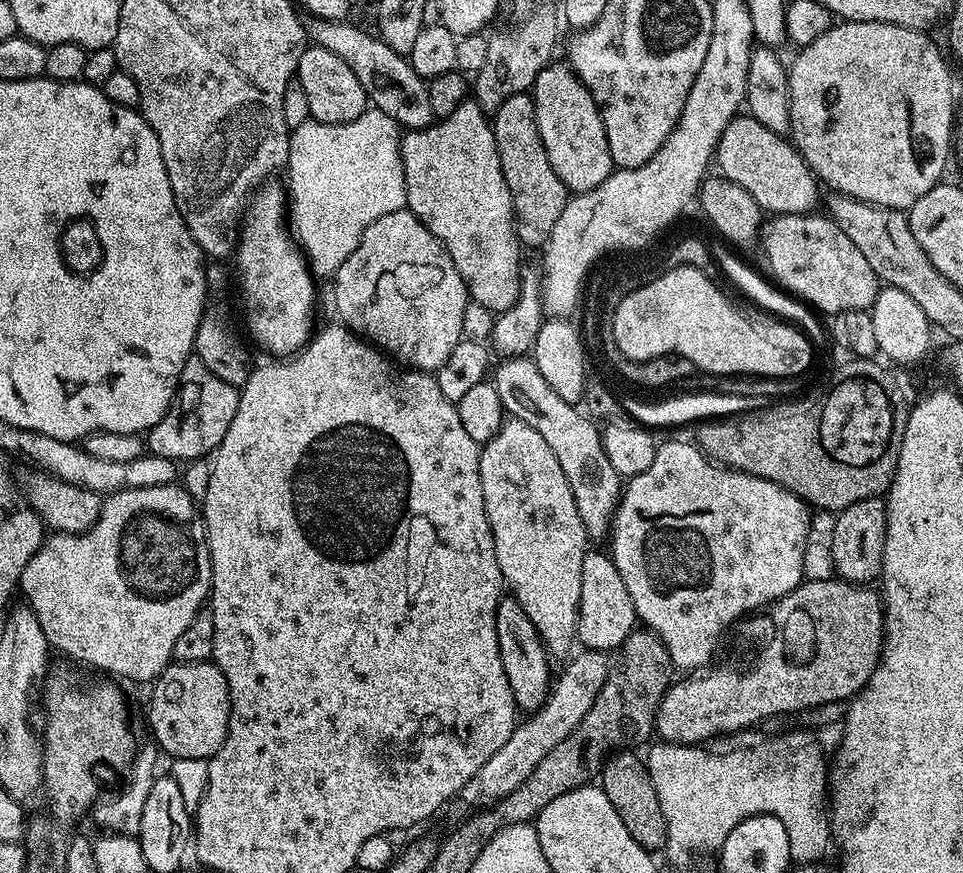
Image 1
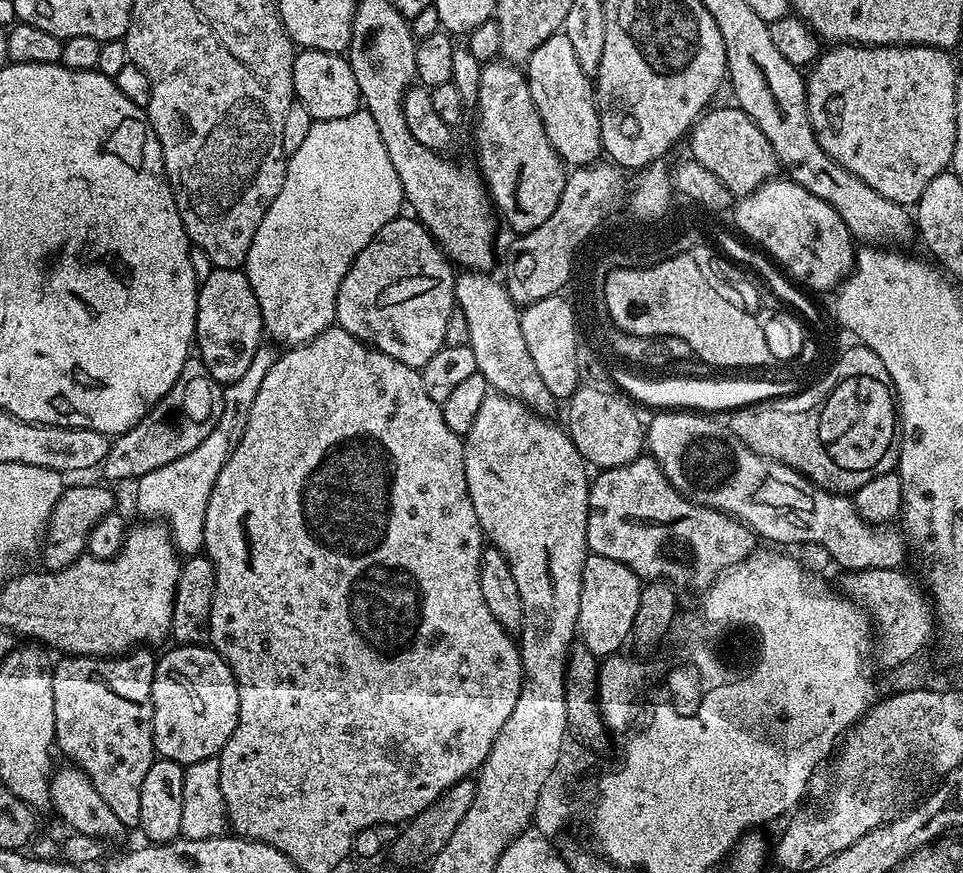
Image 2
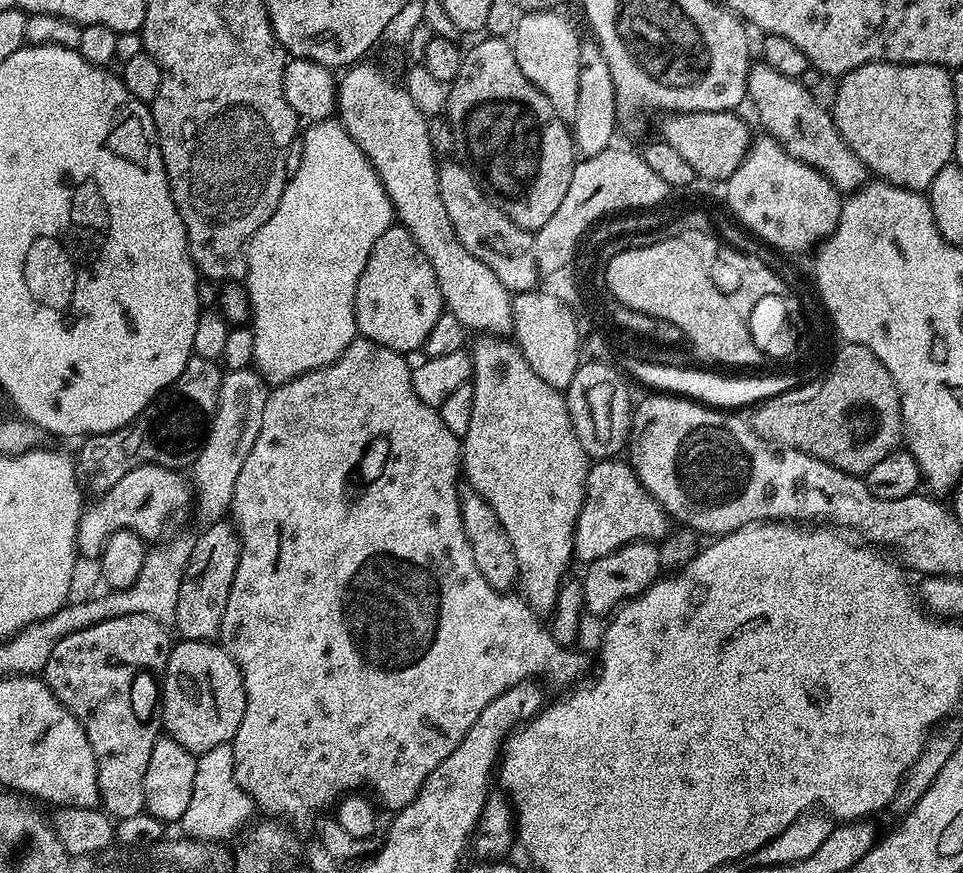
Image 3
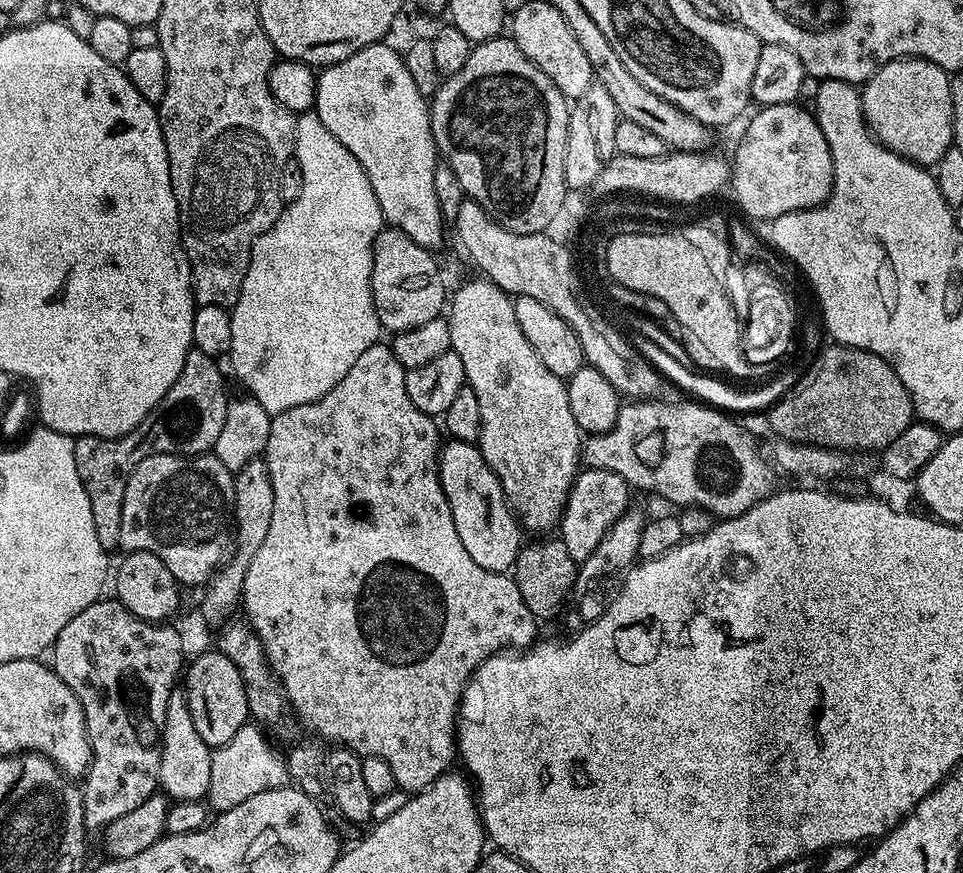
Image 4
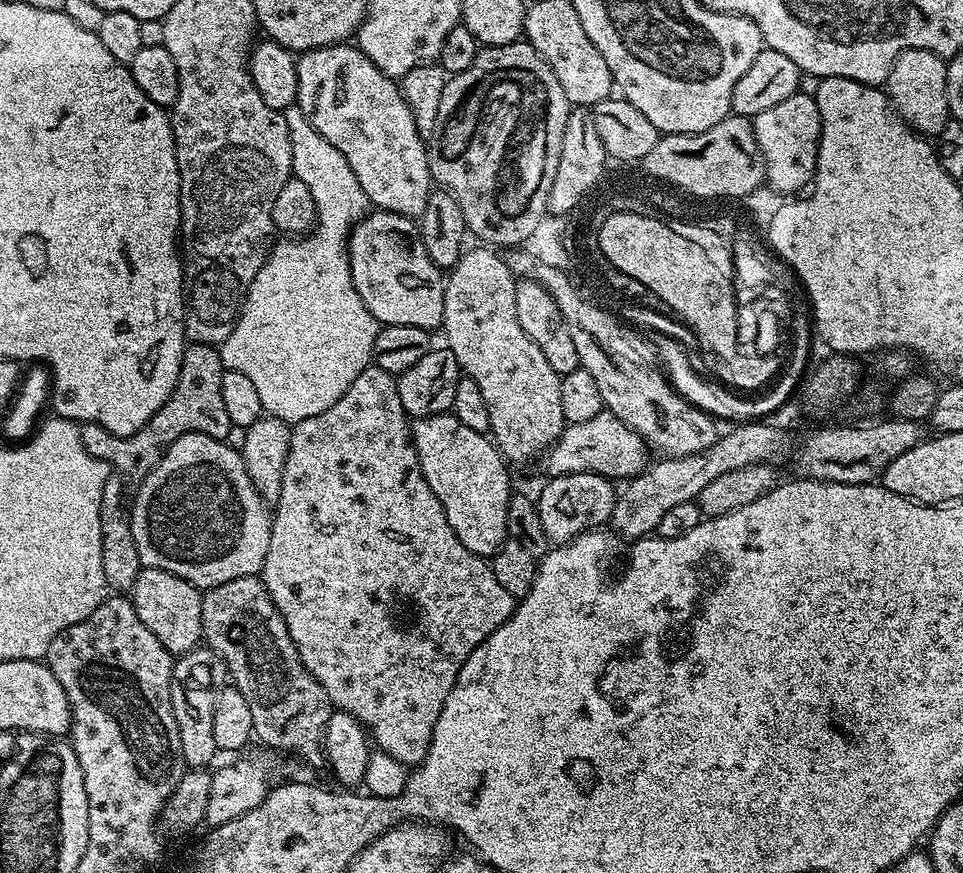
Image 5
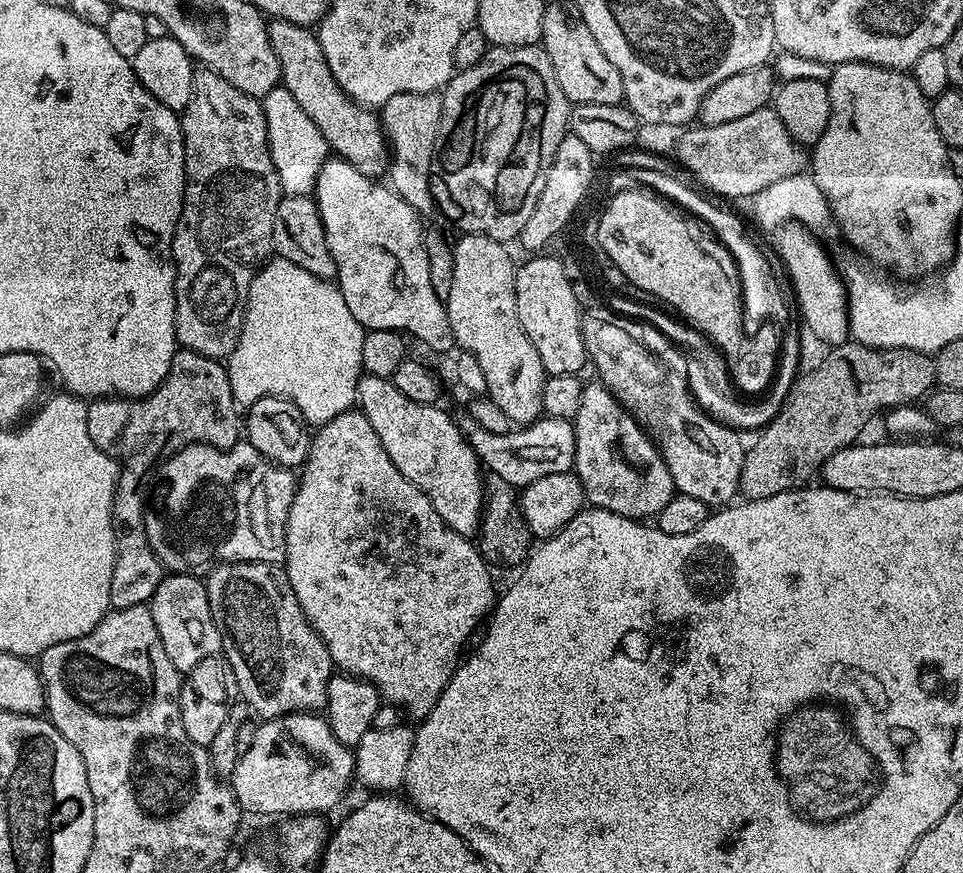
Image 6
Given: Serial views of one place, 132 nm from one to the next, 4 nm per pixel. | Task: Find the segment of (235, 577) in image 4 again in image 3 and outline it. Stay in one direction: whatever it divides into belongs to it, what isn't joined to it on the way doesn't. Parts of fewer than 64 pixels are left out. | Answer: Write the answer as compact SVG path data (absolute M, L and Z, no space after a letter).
M231 523L209 524L200 537L192 540L190 562L186 562L186 574L182 574L182 587L178 590L178 614L174 625L183 639L215 641L220 634L222 614L226 614L226 598L230 598L230 586L234 582L234 570L238 570L240 537Z

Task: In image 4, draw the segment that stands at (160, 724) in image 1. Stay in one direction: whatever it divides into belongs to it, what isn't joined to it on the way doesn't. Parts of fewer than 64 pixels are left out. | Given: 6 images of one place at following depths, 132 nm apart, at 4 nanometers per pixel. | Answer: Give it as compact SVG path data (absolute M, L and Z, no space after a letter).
M219 650L204 652L190 664L182 676L182 691L188 697L188 709L190 718L194 718L194 730L209 748L222 747L230 743L239 728L250 720L242 674L238 666L234 666L234 662L230 662L230 658L223 656Z

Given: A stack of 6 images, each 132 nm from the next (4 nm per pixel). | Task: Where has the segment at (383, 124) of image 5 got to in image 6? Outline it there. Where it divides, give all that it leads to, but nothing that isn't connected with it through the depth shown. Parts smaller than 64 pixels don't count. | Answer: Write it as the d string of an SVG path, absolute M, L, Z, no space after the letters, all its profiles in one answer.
M269 19L266 25L270 46L274 46L274 55L280 63L282 87L298 98L298 106L322 130L329 149L362 174L383 177L388 171L390 149L379 115L363 104L356 104L340 89L334 74L330 74L330 66L326 66L319 35L311 27L285 20Z

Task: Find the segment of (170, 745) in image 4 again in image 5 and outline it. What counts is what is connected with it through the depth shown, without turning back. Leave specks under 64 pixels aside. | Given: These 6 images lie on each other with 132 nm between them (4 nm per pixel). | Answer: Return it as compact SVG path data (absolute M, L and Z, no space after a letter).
M197 646L175 657L170 682L170 702L174 710L174 718L178 722L178 738L182 742L184 762L189 769L207 769L208 763L218 756L214 742L214 706L216 705L214 689L223 685L228 679L226 662L213 648Z

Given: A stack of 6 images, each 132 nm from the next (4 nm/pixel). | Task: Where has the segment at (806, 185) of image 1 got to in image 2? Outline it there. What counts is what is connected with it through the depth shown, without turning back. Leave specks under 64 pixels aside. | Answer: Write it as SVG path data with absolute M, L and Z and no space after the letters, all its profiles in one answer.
M739 106L731 107L713 107L705 111L692 125L690 156L706 166L706 170L710 170L710 174L714 174L714 178L718 178L718 182L722 182L722 186L726 186L726 190L730 190L733 197L739 198L749 196L754 190L758 190L758 186L773 179L777 175L778 165L774 146L770 146L766 134L758 130L758 126Z

